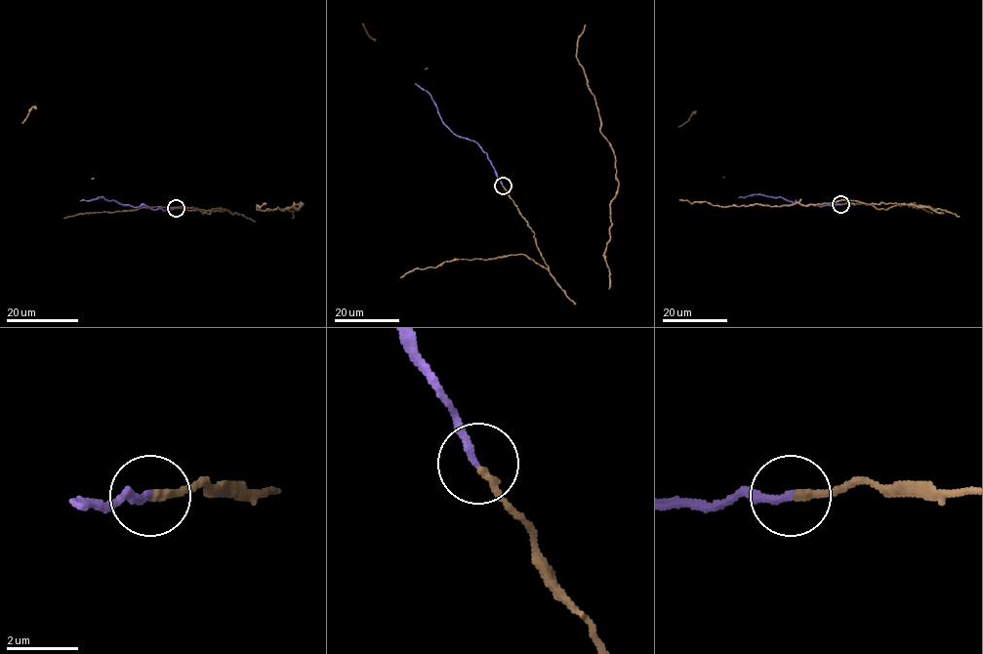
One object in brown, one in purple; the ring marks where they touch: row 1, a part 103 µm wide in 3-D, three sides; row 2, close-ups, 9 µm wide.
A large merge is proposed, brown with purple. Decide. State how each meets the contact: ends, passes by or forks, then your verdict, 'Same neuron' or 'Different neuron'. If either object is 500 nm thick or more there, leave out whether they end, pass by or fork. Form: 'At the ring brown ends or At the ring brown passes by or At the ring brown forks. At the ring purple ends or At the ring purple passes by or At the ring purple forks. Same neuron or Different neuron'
At the ring brown ends. At the ring purple ends. Same neuron

